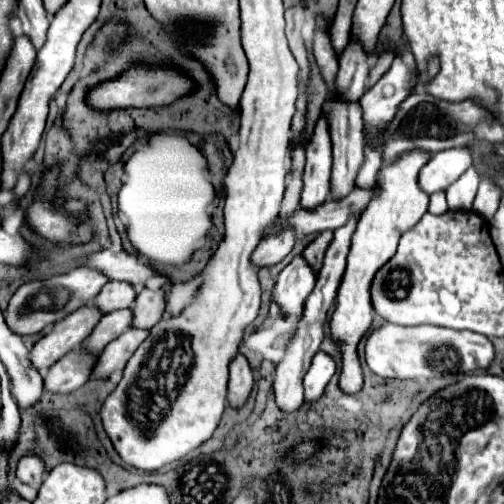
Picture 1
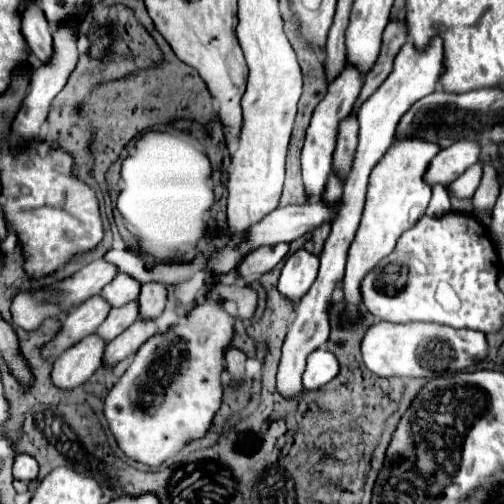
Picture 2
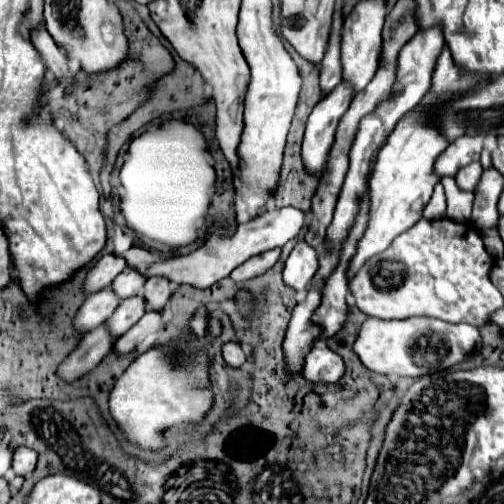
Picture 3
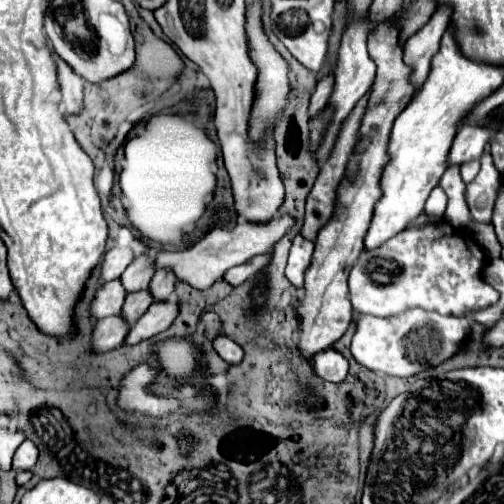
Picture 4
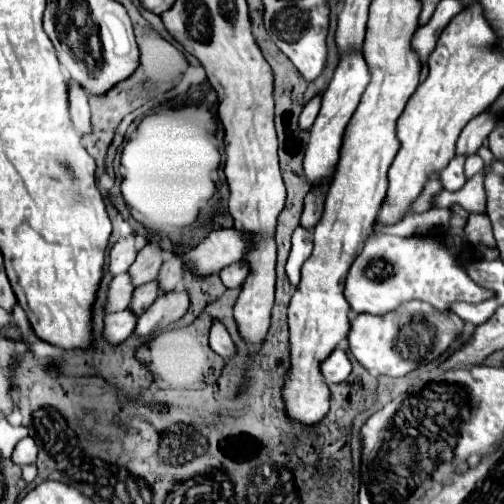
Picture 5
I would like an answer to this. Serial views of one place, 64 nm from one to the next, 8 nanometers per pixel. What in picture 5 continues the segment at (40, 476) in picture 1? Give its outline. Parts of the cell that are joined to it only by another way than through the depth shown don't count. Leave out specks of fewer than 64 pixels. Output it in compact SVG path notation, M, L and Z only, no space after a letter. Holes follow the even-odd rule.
M28 436L24 440L20 440L12 452L12 462L20 464L20 466L26 466L26 464L34 464L36 462L36 454L38 454L38 448L36 448L36 442Z

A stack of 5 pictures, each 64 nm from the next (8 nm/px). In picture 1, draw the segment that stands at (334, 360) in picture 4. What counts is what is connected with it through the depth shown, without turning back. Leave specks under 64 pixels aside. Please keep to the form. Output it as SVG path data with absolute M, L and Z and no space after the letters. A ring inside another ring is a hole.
M316 352L310 370L304 376L304 400L314 402L322 396L326 384L336 374L336 362L326 352Z

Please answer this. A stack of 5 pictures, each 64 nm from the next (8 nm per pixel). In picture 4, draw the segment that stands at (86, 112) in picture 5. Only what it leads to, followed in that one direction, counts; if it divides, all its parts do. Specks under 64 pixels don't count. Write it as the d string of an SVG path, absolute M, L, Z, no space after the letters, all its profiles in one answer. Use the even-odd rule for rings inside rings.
M58 60L60 88L52 92L53 101L64 107L66 114L80 114L84 104L84 80L72 72L62 60Z

